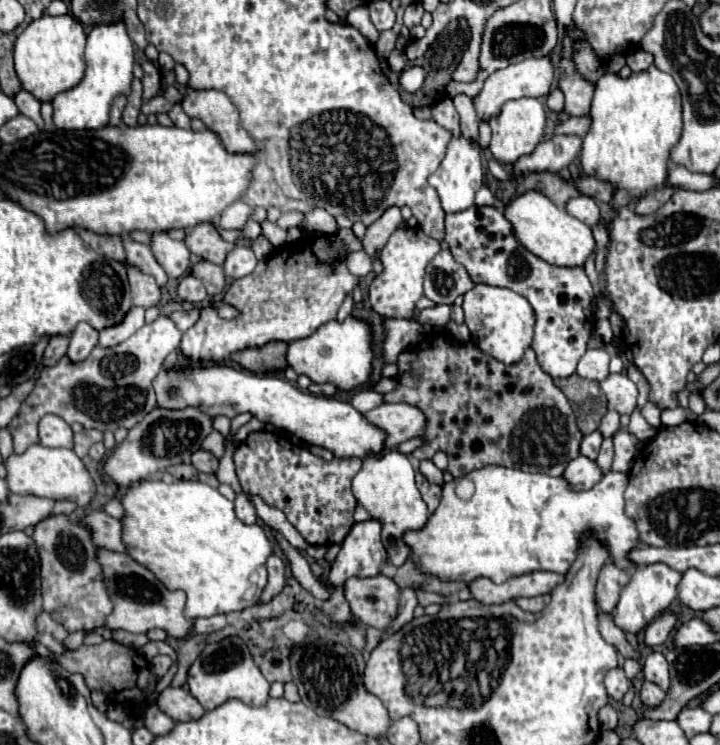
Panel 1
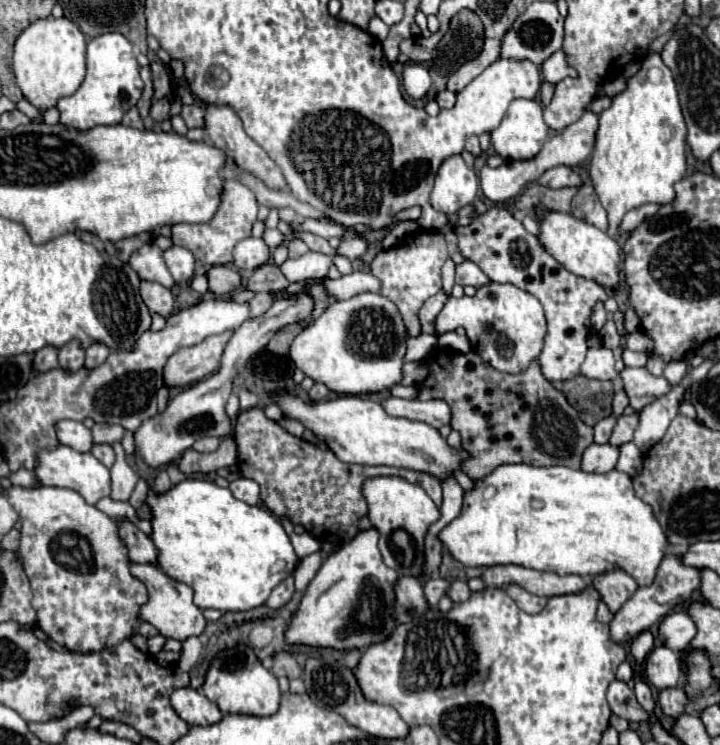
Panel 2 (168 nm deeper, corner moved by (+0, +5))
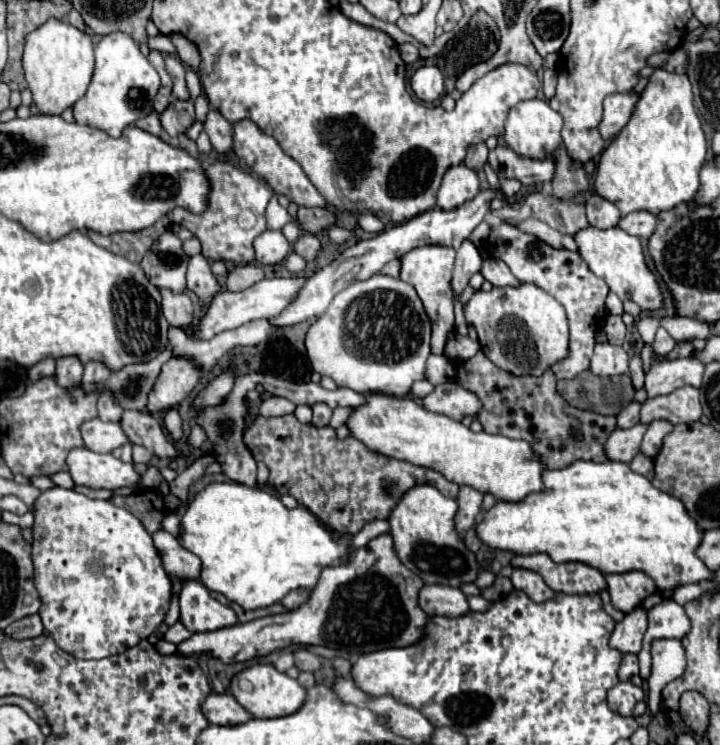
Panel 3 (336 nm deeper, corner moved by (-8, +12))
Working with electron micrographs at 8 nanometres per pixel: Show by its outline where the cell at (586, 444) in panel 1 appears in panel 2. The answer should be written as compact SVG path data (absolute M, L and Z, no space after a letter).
M610 415L610 417L602 419L600 423L596 423L596 427L594 427L594 443L608 443L608 439L610 439L610 435L612 435L612 431L614 431L616 419L618 419L618 417Z

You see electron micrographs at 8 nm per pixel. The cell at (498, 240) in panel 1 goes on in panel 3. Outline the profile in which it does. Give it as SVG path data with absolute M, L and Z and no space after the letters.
M500 222L498 226L490 228L488 236L488 252L492 258L506 262L510 272L520 282L532 282L546 290L550 296L554 296L566 310L568 326L570 326L570 344L568 344L568 356L552 366L552 372L556 378L572 378L588 368L590 356L596 344L596 330L602 324L606 316L606 296L610 290L606 290L606 282L600 280L596 274L590 272L590 268L584 264L578 252L566 250L566 248L554 248L542 240L538 240L532 234L522 232L516 224Z

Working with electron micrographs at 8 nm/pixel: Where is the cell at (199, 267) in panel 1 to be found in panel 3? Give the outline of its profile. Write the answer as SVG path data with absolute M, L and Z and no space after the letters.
M240 264L240 266L234 266L228 272L226 290L238 292L238 290L244 290L244 288L256 284L262 278L264 278L264 272L262 272L262 268L258 264Z

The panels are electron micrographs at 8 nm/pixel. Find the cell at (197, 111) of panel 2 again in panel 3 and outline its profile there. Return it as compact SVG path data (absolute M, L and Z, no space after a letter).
M218 110L208 112L204 120L204 132L210 136L212 148L216 152L232 150L232 124Z

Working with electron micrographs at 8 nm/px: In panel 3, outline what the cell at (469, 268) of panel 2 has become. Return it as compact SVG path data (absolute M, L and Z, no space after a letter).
M486 258L486 260L484 260L480 274L482 274L492 286L516 286L516 284L520 284L520 282L512 276L512 272L510 272L508 266L506 266L504 262L500 262L500 260L494 260L494 258Z

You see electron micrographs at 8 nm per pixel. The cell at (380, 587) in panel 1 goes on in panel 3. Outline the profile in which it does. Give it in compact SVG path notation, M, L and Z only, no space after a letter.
M424 584L418 594L418 604L428 616L462 616L470 610L460 590L444 584Z

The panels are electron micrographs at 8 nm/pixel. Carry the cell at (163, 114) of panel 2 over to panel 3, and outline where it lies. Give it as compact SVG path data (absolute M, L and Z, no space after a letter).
M172 98L168 108L160 114L162 128L168 132L170 138L184 132L194 122L194 118L196 116L194 116L192 100L178 100L178 98Z

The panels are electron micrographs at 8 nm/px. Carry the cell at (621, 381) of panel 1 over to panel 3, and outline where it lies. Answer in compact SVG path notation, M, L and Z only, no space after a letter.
M678 358L678 360L654 362L646 372L644 388L648 392L648 398L668 394L686 384L698 388L702 382L702 374L704 374L704 364L700 360Z

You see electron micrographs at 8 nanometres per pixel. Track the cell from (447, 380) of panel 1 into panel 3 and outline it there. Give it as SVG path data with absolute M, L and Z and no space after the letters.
M478 352L474 358L458 364L456 384L480 398L482 410L476 414L476 420L482 424L484 432L500 434L512 440L526 440L548 468L564 468L564 464L570 464L572 460L606 460L602 446L614 432L616 418L570 406L558 394L552 370L546 370L540 378L514 376L494 366L484 352Z

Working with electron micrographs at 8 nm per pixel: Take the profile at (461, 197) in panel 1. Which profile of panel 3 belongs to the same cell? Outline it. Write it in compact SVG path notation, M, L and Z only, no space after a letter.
M458 164L448 168L448 172L444 174L436 206L442 210L452 210L472 200L478 192L480 192L480 178L476 170L468 168L466 164Z

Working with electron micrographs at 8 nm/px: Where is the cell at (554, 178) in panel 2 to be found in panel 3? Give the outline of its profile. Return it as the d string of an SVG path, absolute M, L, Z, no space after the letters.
M496 146L494 150L490 150L488 164L500 178L516 178L526 186L552 182L556 174L554 156L544 160L530 160L530 158L518 156L508 146Z

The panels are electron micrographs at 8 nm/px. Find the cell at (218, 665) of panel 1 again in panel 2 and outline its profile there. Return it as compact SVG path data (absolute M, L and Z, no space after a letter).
M238 645L234 649L218 653L210 663L206 673L206 681L202 685L202 693L220 707L222 713L238 713L238 715L274 715L280 707L280 687L278 679L262 667L256 659L254 651L246 645Z

